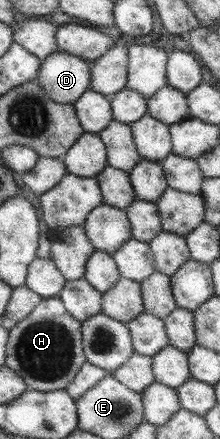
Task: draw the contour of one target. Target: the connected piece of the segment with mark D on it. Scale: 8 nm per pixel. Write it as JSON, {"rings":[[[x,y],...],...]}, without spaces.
{"rings":[[[59,49],[43,61],[37,80],[52,101],[75,105],[91,90],[92,69],[92,63]]]}

